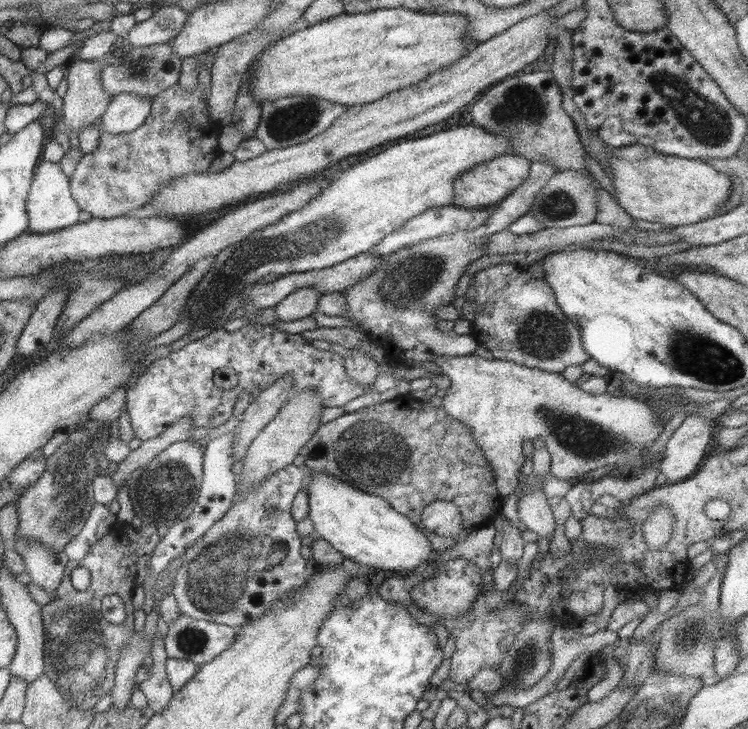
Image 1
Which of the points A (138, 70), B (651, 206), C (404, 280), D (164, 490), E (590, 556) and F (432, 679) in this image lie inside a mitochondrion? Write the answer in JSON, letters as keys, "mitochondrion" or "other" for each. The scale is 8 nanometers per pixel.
{"A":"other","B":"other","C":"mitochondrion","D":"mitochondrion","E":"mitochondrion","F":"other"}

